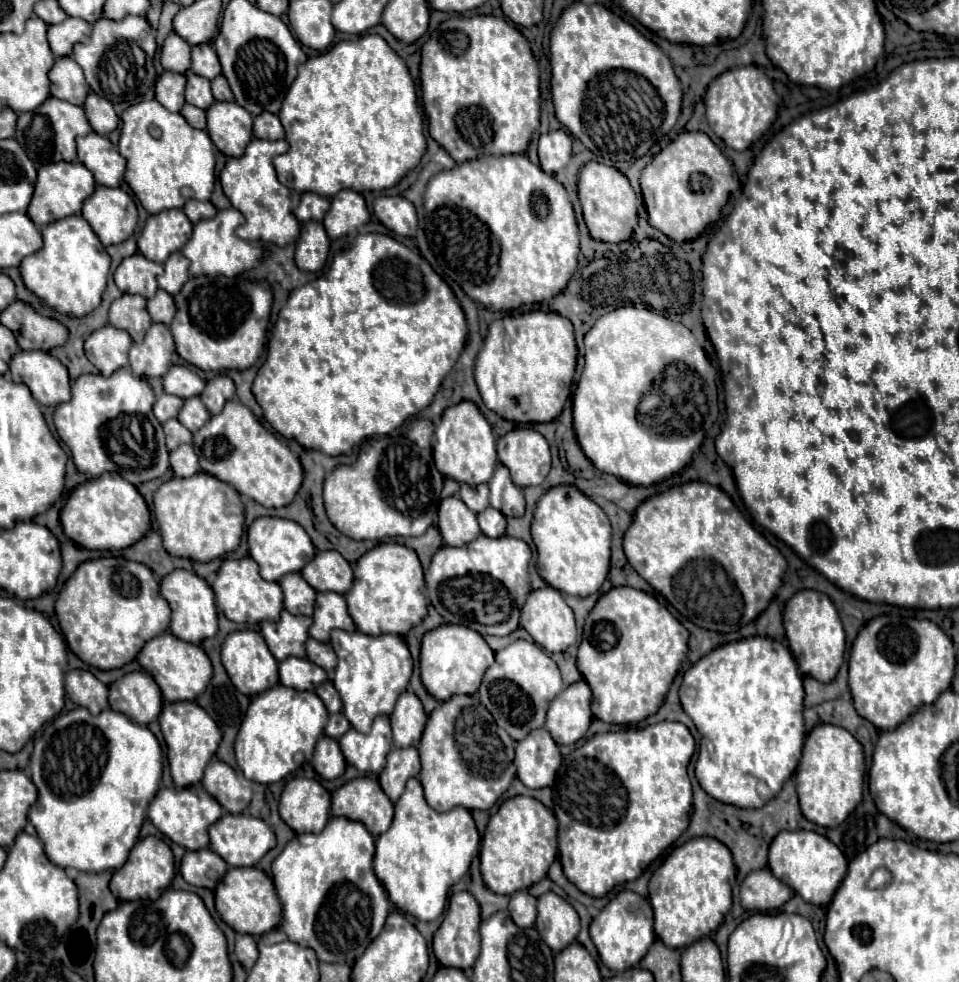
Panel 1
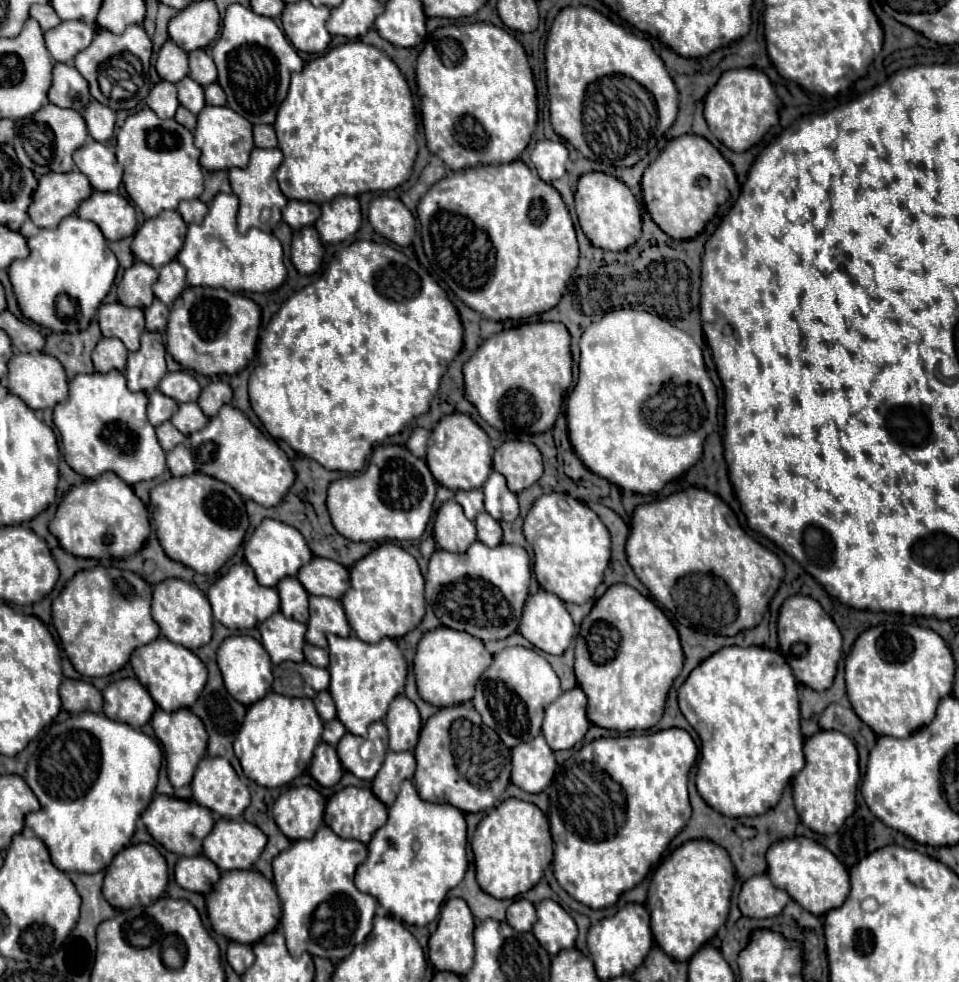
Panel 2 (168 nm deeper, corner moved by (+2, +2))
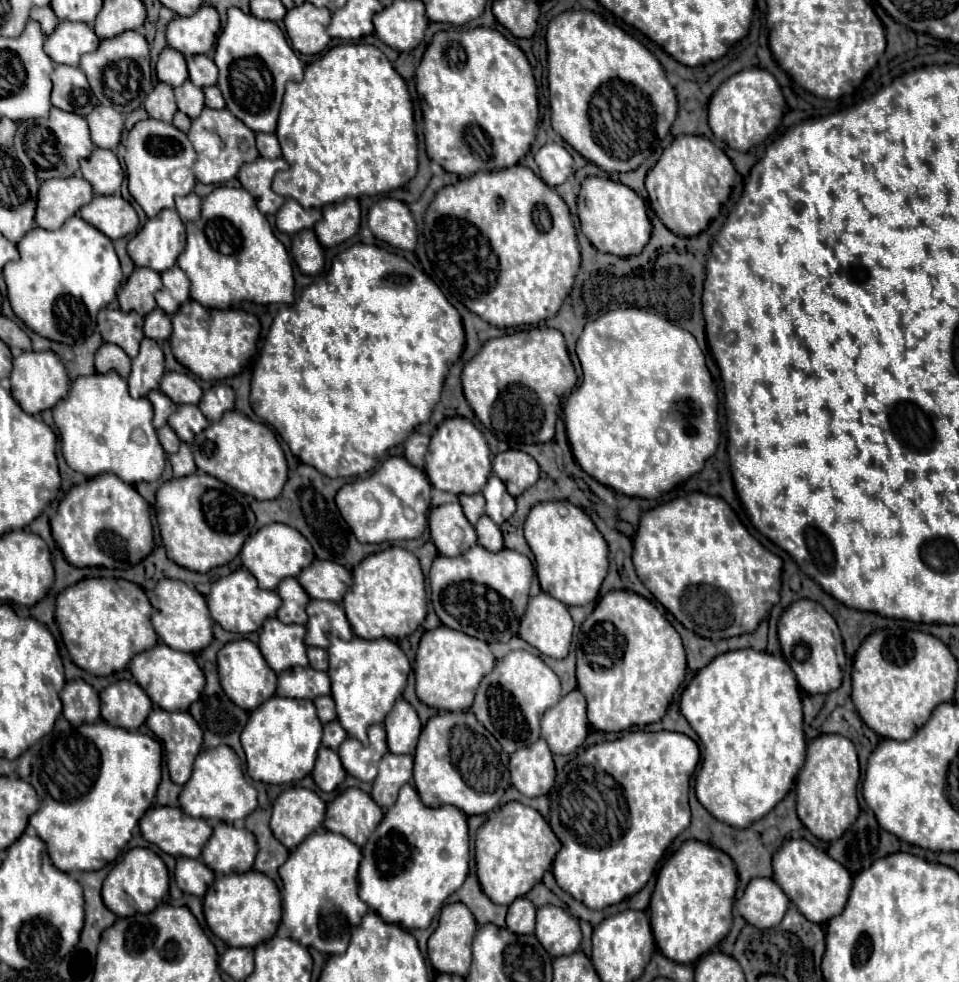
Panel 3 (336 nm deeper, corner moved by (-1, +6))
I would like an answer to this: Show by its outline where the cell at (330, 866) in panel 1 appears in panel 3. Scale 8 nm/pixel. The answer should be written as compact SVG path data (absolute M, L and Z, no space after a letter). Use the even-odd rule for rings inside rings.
M323 827L289 853L289 859L279 867L279 875L283 879L281 923L289 929L291 939L327 955L345 953L351 927L359 925L367 913L367 905L359 897L359 861L361 849L355 843Z

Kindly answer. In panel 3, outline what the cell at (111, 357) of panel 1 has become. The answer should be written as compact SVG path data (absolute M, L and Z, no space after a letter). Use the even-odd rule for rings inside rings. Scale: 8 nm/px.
M103 343L99 347L99 351L95 353L95 369L97 369L97 373L117 371L123 379L127 379L129 371L131 371L131 359L127 357L127 353L121 347Z

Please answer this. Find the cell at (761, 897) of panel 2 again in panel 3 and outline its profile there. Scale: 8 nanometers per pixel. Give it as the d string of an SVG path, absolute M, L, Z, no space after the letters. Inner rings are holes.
M753 879L735 903L739 915L757 929L775 927L789 907L789 897L773 879Z

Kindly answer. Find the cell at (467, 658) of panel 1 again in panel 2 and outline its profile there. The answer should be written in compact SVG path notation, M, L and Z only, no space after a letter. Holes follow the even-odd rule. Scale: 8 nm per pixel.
M436 627L422 635L414 659L414 673L418 693L426 703L436 707L448 707L454 703L466 703L474 697L474 687L480 675L492 663L492 655L486 651L480 639L466 635L466 631L450 631L450 627Z

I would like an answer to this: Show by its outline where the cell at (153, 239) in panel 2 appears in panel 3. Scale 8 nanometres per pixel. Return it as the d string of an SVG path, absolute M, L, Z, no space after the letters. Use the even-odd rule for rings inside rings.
M165 209L149 219L129 241L127 253L135 267L149 267L157 273L173 267L185 249L185 225L175 209Z

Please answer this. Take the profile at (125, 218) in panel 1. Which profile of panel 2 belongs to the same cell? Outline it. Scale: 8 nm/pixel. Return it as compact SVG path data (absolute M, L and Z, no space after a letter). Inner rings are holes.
M94 191L90 199L80 205L78 215L94 221L108 241L130 237L136 231L134 207L120 193Z

